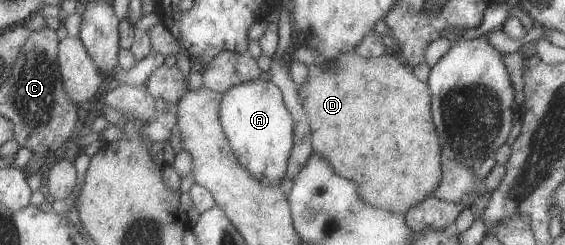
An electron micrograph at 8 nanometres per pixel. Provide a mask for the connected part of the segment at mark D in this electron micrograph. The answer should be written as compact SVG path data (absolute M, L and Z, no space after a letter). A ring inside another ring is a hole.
M356 51L343 52L327 65L316 61L309 68L313 75L307 73L307 81L298 90L312 123L314 153L326 159L339 175L354 181L371 207L404 214L436 189L442 171L440 147L429 121L427 85L417 81L401 61L395 69L395 58L392 52L369 59Z

